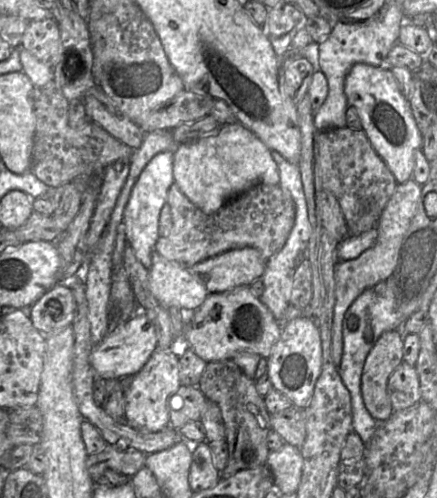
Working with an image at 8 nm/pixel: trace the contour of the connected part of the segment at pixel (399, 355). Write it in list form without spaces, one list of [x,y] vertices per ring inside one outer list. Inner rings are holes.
[[[401,330],[382,333],[364,363],[362,398],[366,409],[377,423],[388,420],[394,413],[387,385],[389,377],[403,362],[403,335]]]

